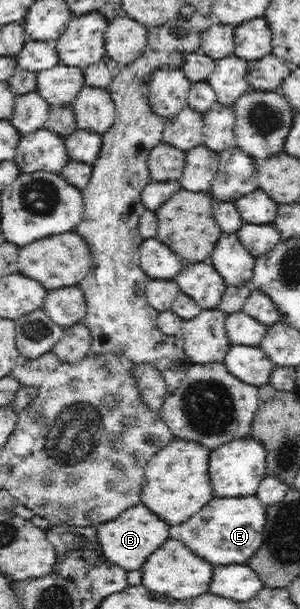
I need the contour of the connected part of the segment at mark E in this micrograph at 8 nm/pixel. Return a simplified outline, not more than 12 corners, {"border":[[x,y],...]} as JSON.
{"border":[[213,498],[179,538],[213,566],[244,565],[263,544],[265,506]]}

